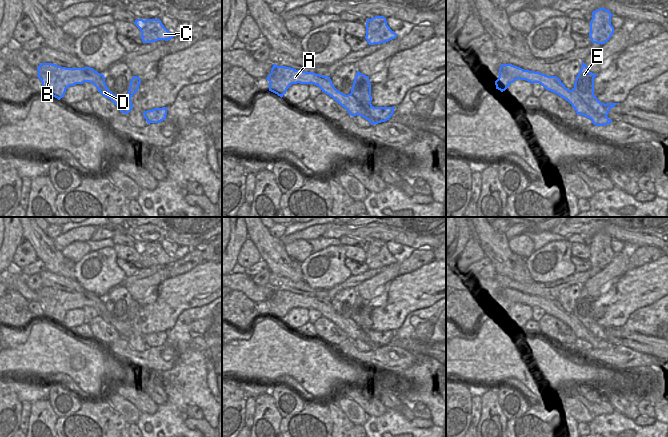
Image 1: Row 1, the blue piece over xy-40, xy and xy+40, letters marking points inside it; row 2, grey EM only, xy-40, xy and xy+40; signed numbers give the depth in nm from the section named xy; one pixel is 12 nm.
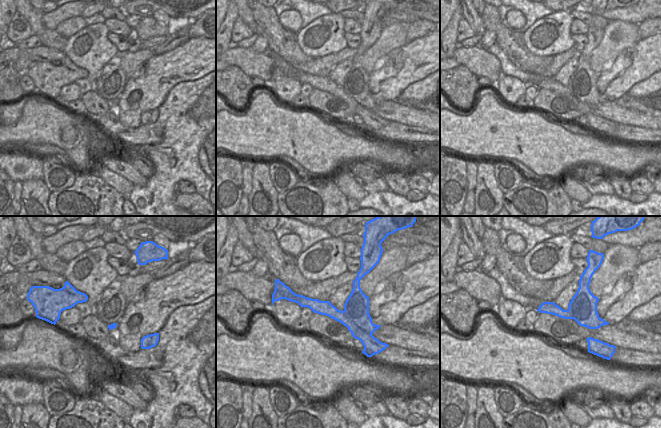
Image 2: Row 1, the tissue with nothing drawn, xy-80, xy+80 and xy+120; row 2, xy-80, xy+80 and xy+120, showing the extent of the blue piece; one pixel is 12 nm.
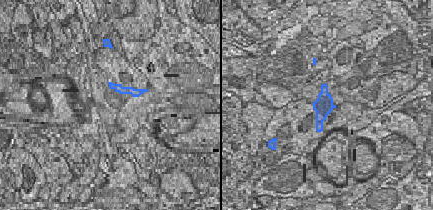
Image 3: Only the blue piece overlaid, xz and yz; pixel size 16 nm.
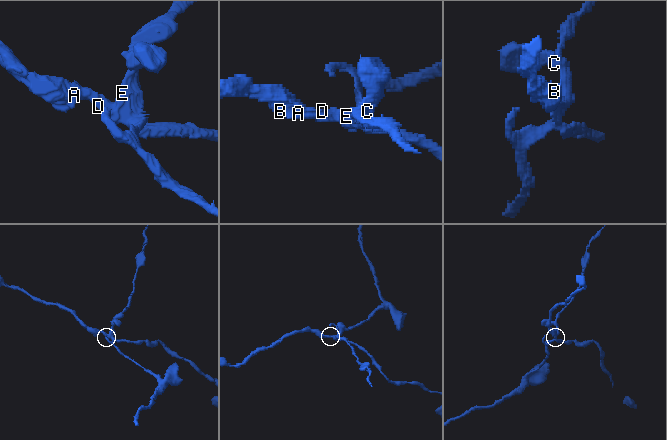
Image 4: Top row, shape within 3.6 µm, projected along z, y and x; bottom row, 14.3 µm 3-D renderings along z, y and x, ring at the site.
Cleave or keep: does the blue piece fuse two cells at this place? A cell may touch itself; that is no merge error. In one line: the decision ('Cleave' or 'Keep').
Cleave.

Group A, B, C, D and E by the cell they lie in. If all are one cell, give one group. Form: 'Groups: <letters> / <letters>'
Groups: A B D / C E.

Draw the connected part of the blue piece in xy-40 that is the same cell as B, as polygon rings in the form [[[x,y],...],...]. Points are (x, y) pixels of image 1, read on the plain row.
[[[41,287],[38,291],[38,302],[42,306],[43,316],[60,324],[66,313],[76,308],[92,307],[104,321],[110,323],[124,338],[133,333],[131,320],[114,319],[105,307],[103,298],[93,292],[66,292],[52,287]]]

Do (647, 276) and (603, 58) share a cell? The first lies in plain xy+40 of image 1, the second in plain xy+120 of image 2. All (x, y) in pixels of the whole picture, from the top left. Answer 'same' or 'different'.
different

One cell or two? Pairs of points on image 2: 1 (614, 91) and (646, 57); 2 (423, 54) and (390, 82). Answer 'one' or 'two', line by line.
1: one
2: one

